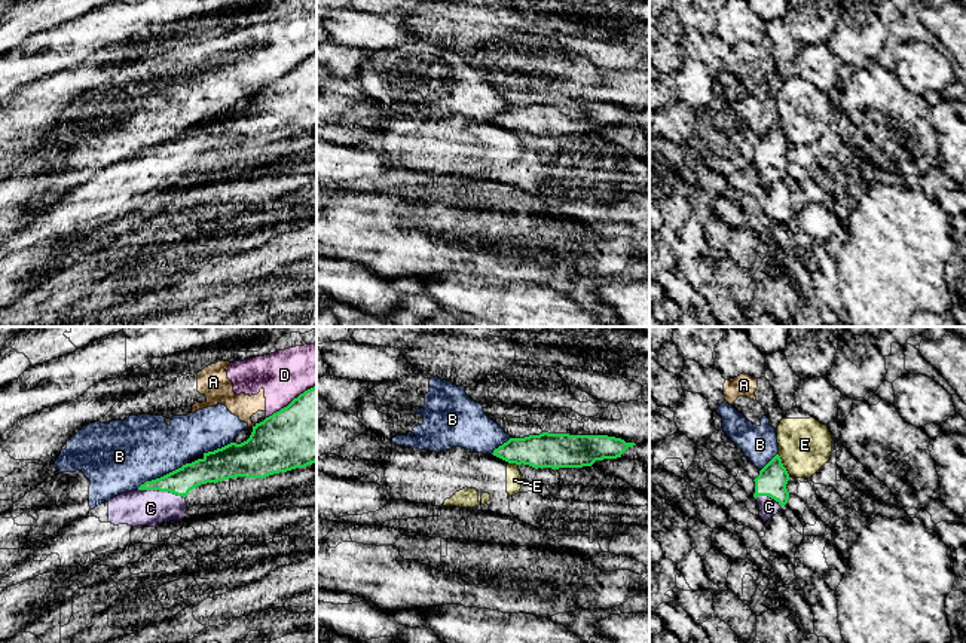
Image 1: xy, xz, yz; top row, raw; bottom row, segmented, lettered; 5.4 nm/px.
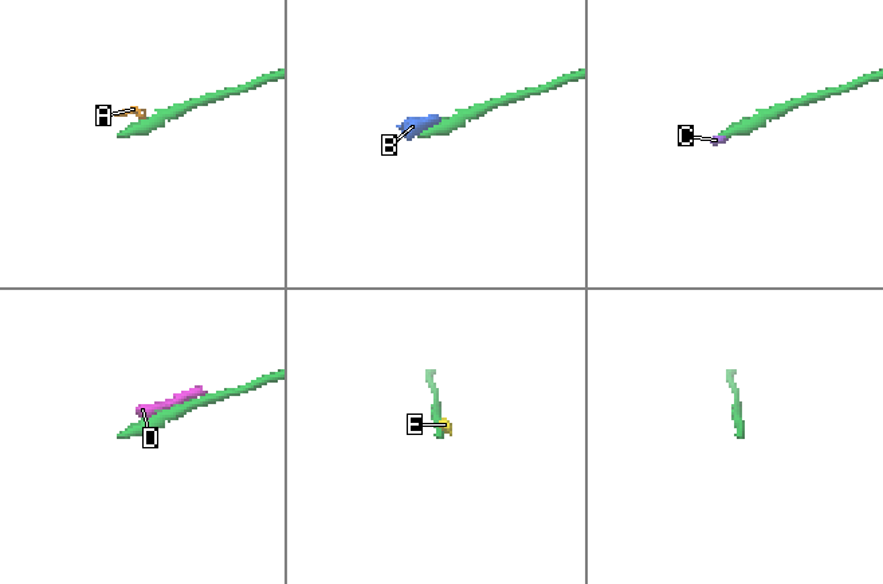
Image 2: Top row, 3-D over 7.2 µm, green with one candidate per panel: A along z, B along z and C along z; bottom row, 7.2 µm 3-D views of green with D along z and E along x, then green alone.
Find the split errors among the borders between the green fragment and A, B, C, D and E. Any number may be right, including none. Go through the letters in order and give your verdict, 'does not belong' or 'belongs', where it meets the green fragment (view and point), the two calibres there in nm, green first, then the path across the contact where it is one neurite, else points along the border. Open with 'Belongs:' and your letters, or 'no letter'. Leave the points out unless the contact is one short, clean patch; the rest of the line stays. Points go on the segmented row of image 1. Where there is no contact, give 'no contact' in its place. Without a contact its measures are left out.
Belongs: C
A: does not belong; contact xy (253, 426); calibres 340 and 130 nm; border xy (256, 423), (251, 426)
B: does not belong; contact xy (161, 477); calibres 140 and 380 nm
C: belongs; contact xy (161, 490); calibres 140 and 190 nm; way xy (180, 481), (170, 490), (161, 490), (150, 508)
D: does not belong; contact xy (292, 401); calibres 380 and 260 nm
E: does not belong; contact yz (782, 464); calibres 160 and 280 nm; border yz (778, 453), (789, 474)

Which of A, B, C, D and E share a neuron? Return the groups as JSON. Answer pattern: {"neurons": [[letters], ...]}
{"neurons": [["A", "B", "D"], ["C"], ["E"]]}

